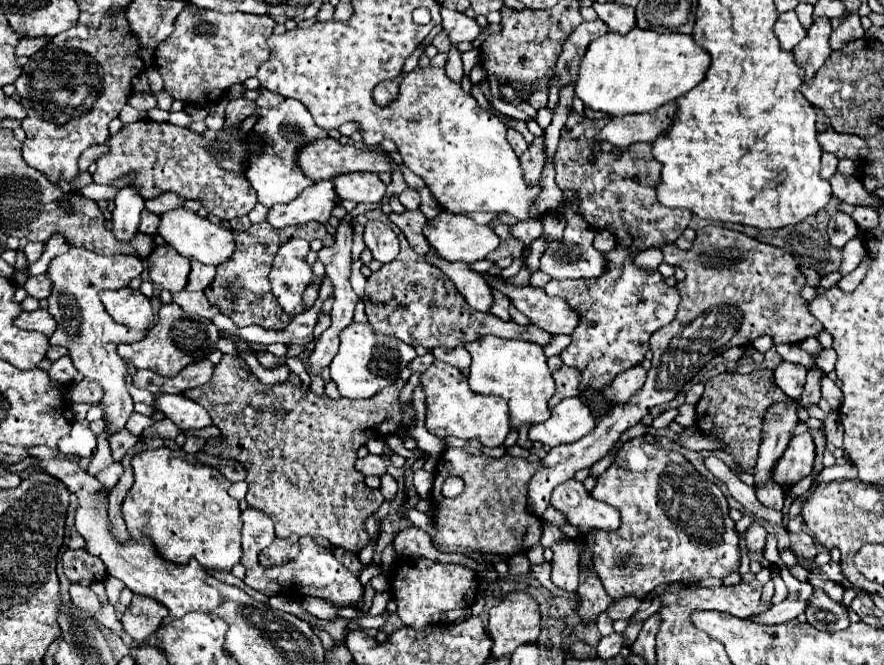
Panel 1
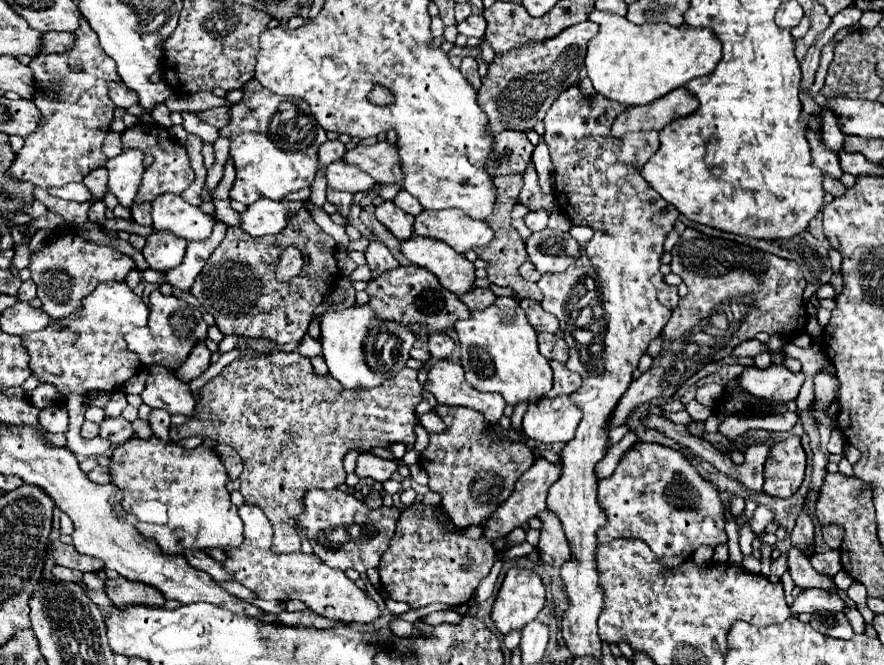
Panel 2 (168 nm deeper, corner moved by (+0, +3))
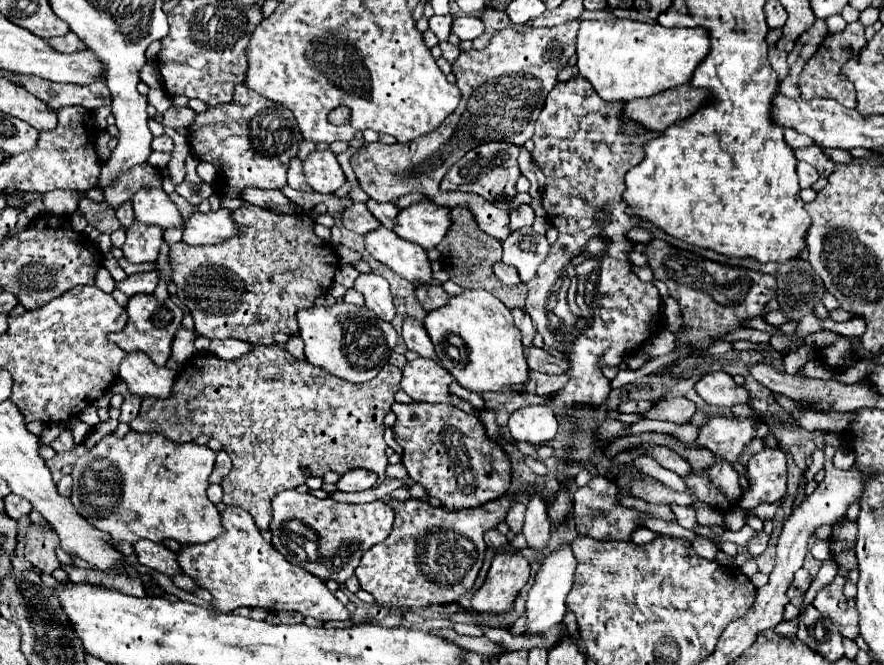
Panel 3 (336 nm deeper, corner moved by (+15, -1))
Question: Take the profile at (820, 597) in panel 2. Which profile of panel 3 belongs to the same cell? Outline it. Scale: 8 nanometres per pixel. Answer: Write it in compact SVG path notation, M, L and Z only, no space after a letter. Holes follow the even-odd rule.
M835 576L835 580L817 594L813 606L825 618L829 618L845 638L855 640L859 636L859 632L857 632L859 612L857 612L855 600L853 598L849 600L843 594L843 584L845 584L845 580L841 576Z

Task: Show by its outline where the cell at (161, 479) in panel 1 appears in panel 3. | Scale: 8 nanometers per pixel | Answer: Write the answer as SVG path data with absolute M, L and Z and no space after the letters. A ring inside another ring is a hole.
M129 430L123 438L111 434L75 460L71 470L73 476L71 502L77 508L77 512L85 520L89 520L89 524L99 528L101 532L111 534L117 540L127 540L131 544L141 538L147 538L151 542L163 542L167 538L173 538L181 544L209 542L223 534L219 512L205 494L213 462L215 452L211 448L199 446L195 442L175 444L167 436L161 436L159 432L139 434Z

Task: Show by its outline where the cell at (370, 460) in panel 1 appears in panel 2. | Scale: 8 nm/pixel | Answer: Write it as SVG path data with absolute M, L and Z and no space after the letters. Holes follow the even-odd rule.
M362 452L358 462L356 462L356 474L360 478L374 478L376 482L384 482L392 476L392 472L398 468L396 462L378 458L370 452Z

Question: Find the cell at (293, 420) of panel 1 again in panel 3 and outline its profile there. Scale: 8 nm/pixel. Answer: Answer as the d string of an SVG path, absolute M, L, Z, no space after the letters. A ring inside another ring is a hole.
M277 344L253 346L253 350L235 360L223 360L211 352L197 352L181 366L167 400L145 398L145 432L161 432L173 442L191 442L199 434L217 438L233 460L229 476L221 482L223 502L247 510L257 528L267 530L271 522L271 498L277 492L305 484L309 476L323 476L329 471L343 475L355 468L367 469L379 477L385 475L388 458L385 456L383 418L395 402L395 392L401 388L399 382L401 370L385 364L373 380L351 384L307 360L293 358ZM345 442L356 443L350 455Z

